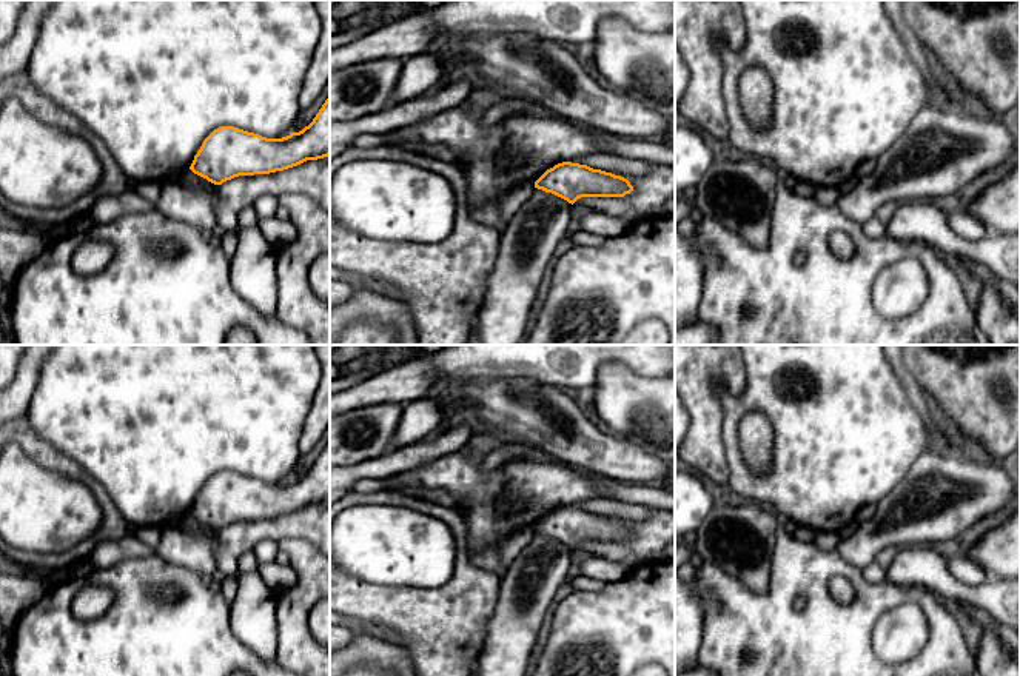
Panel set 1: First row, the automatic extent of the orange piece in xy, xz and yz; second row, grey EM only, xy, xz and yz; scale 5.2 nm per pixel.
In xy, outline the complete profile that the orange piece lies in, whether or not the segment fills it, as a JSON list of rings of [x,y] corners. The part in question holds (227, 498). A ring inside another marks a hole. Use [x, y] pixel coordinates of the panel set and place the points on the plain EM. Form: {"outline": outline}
{"outline": [[[330,440],[313,463],[299,477],[282,484],[267,484],[234,471],[214,474],[194,500],[190,514],[214,530],[222,530],[239,520],[270,519],[297,511],[307,505],[317,505],[330,500]]]}

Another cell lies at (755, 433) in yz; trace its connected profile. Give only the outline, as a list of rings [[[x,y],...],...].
[[[747,411],[738,425],[738,442],[746,465],[758,474],[772,467],[773,427],[763,411]]]

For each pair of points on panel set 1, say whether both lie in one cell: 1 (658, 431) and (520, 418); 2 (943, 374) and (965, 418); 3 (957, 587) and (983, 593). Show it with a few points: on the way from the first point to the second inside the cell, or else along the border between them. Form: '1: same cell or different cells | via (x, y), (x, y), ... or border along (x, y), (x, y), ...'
1: different cells | border along (603, 425), (634, 444)
2: same cell | via (954, 385), (963, 394), (965, 407)
3: same cell | via (963, 592), (977, 593)

